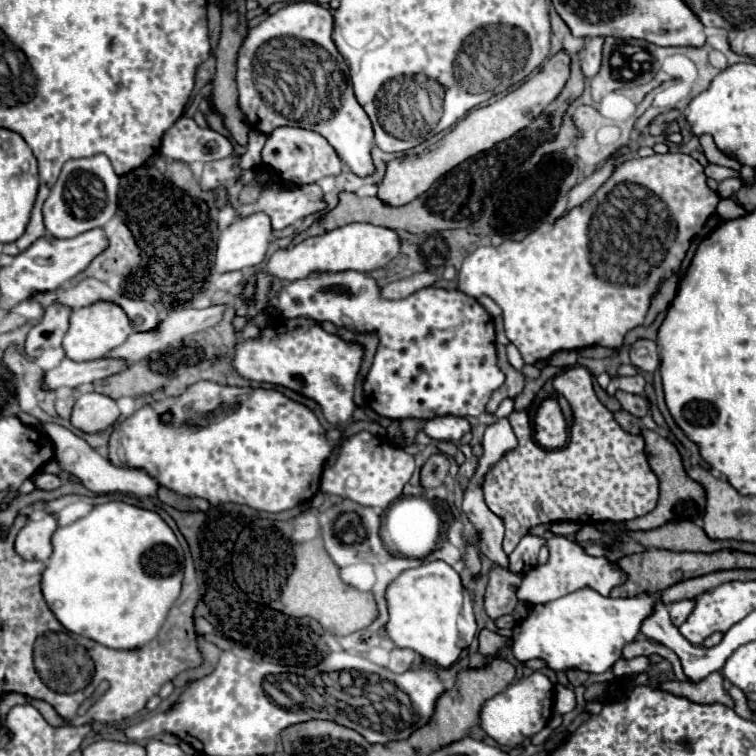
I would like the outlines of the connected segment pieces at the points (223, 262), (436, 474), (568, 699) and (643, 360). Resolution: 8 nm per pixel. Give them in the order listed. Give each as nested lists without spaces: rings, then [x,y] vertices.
[[[265,213],[235,221],[219,235],[213,269],[217,273],[229,273],[259,265],[265,259],[271,233],[271,221]]]
[[[443,453],[431,455],[421,469],[421,485],[425,489],[435,487],[435,483],[443,483],[447,473],[449,473],[449,459]]]
[[[563,685],[555,687],[555,713],[569,713],[575,709],[575,695]]]
[[[639,339],[631,345],[629,349],[629,357],[631,363],[641,369],[641,371],[649,371],[653,373],[659,365],[659,353],[657,353],[657,345],[649,339]]]

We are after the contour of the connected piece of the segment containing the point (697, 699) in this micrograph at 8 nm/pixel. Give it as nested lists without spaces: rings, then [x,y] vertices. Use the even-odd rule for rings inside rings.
[[[711,673],[699,683],[693,681],[663,681],[659,683],[659,689],[669,691],[677,697],[687,697],[693,703],[701,705],[713,705],[713,703],[723,703],[727,705],[727,689],[725,689],[725,679],[721,673]]]

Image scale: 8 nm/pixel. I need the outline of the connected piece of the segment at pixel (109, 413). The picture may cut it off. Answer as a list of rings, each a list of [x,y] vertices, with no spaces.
[[[83,393],[75,401],[71,423],[85,433],[97,433],[111,427],[119,415],[119,407],[111,397],[101,393]]]

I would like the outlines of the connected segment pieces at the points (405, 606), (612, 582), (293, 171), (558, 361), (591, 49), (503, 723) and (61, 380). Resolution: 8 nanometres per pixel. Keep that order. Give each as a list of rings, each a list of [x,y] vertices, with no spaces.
[[[425,561],[411,571],[403,571],[387,587],[385,597],[389,607],[387,635],[397,647],[409,647],[441,667],[451,667],[479,631],[471,593],[463,587],[459,573],[445,561]]]
[[[551,537],[545,541],[547,549],[549,549],[549,561],[545,565],[537,565],[535,569],[531,569],[529,573],[523,575],[523,583],[517,591],[519,601],[525,603],[547,603],[553,599],[559,599],[567,593],[573,593],[577,589],[583,587],[591,587],[595,591],[599,591],[601,595],[609,595],[609,591],[617,585],[623,585],[627,575],[623,575],[623,571],[619,571],[619,565],[609,561],[607,557],[591,557],[585,553],[585,549],[567,539],[567,537]]]
[[[277,127],[271,135],[267,135],[261,157],[263,157],[263,163],[279,171],[279,175],[287,183],[295,183],[295,185],[315,183],[323,177],[337,175],[343,171],[343,163],[337,157],[335,149],[327,143],[327,139],[315,131],[307,131],[301,127]]]
[[[559,351],[549,359],[549,365],[557,365],[557,367],[569,367],[577,363],[577,353],[575,351]]]
[[[593,37],[589,39],[583,59],[581,59],[581,69],[585,77],[593,77],[599,73],[601,67],[601,47],[603,47],[603,37]]]
[[[533,673],[527,679],[511,683],[501,695],[485,702],[480,713],[480,727],[499,745],[517,747],[523,739],[529,739],[535,733],[539,733],[549,723],[551,715],[553,715],[553,683],[543,673]]]
[[[63,359],[59,367],[51,369],[45,373],[43,387],[45,389],[59,389],[59,387],[79,387],[97,379],[105,379],[109,375],[115,375],[119,371],[125,371],[129,363],[125,359],[95,359],[95,361],[85,361],[85,363],[75,363],[71,359]]]

